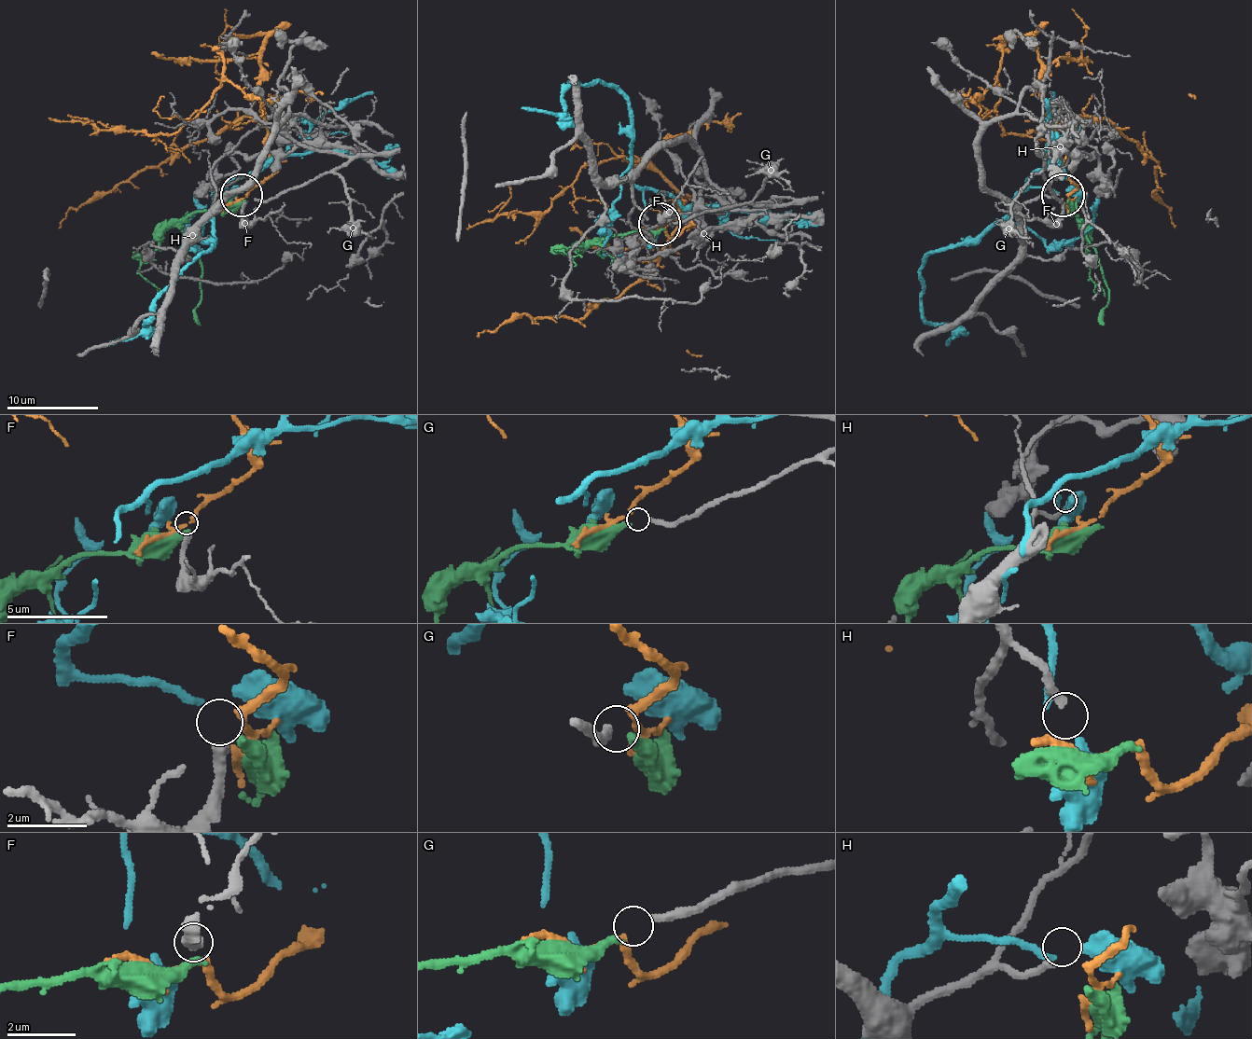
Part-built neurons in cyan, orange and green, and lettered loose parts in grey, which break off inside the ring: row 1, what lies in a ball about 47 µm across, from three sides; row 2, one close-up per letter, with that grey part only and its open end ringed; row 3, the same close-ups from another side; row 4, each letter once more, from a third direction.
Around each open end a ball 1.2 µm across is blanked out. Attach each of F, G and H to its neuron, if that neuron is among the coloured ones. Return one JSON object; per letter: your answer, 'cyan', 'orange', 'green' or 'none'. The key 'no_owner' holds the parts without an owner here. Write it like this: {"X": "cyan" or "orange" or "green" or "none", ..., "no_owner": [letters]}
{"F": "orange", "G": "green", "H": "none", "no_owner": ["H"]}

